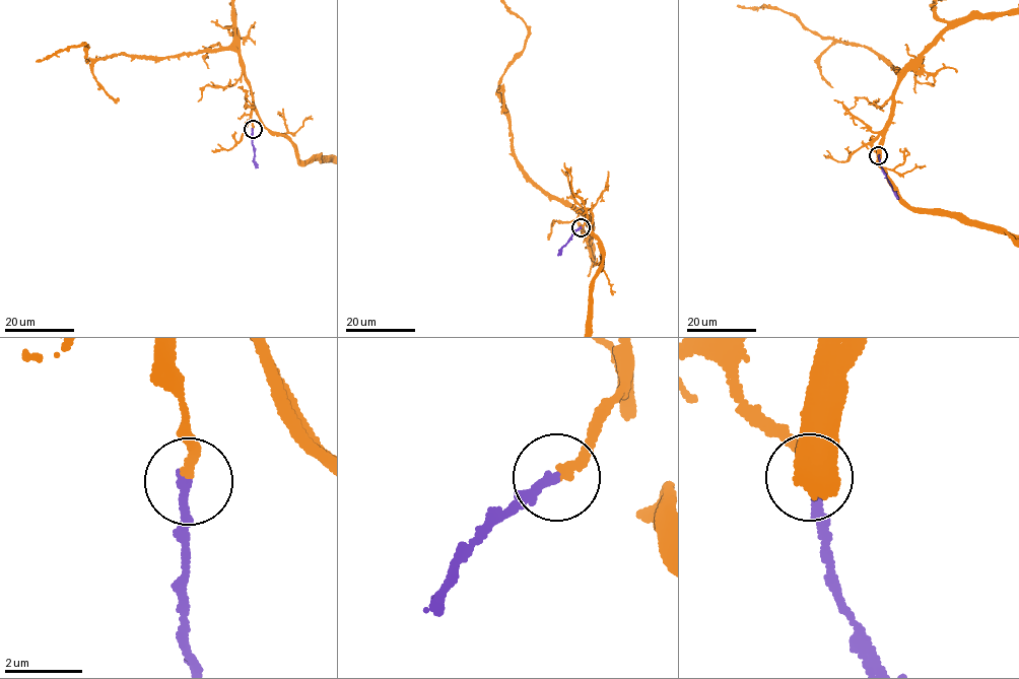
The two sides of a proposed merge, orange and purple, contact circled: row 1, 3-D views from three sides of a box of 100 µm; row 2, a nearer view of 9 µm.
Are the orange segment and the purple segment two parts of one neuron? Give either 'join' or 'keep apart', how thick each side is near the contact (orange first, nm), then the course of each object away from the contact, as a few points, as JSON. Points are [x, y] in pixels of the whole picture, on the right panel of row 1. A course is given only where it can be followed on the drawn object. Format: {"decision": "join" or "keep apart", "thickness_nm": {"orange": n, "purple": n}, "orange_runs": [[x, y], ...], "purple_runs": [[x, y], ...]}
{"decision": "join", "thickness_nm": {"orange": 240, "purple": 240}, "purple_runs": [[878, 155], [882, 171], [898, 199]]}

